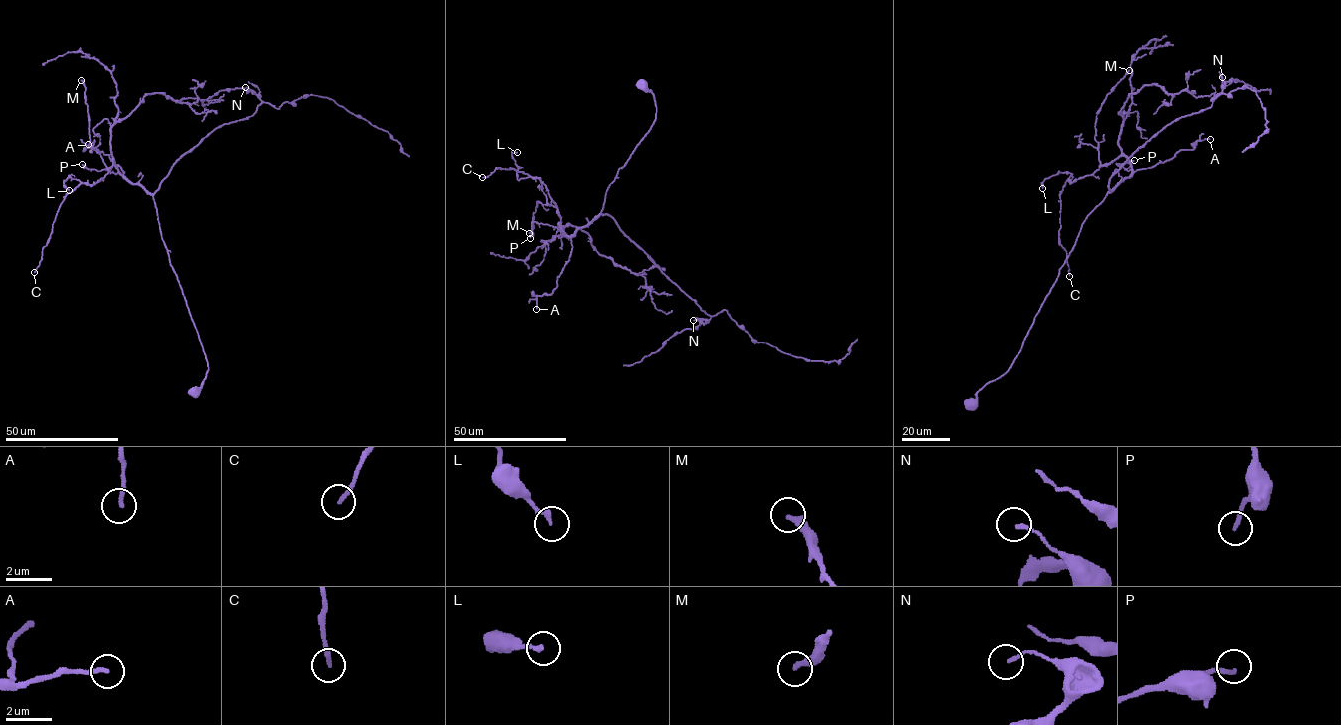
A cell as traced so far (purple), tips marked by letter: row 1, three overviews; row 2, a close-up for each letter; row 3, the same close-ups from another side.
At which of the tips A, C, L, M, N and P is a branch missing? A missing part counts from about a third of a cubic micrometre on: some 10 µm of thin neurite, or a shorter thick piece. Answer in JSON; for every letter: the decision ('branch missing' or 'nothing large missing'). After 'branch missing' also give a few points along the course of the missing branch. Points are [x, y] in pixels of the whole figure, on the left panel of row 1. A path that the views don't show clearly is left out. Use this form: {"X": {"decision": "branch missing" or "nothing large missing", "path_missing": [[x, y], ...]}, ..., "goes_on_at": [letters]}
{"A": {"decision": "branch missing"}, "C": {"decision": "branch missing"}, "L": {"decision": "nothing large missing"}, "M": {"decision": "branch missing", "path_missing": [[81, 80], [57, 67], [31, 70], [29, 73]]}, "N": {"decision": "nothing large missing"}, "P": {"decision": "nothing large missing"}, "goes_on_at": ["A", "C", "M"]}

